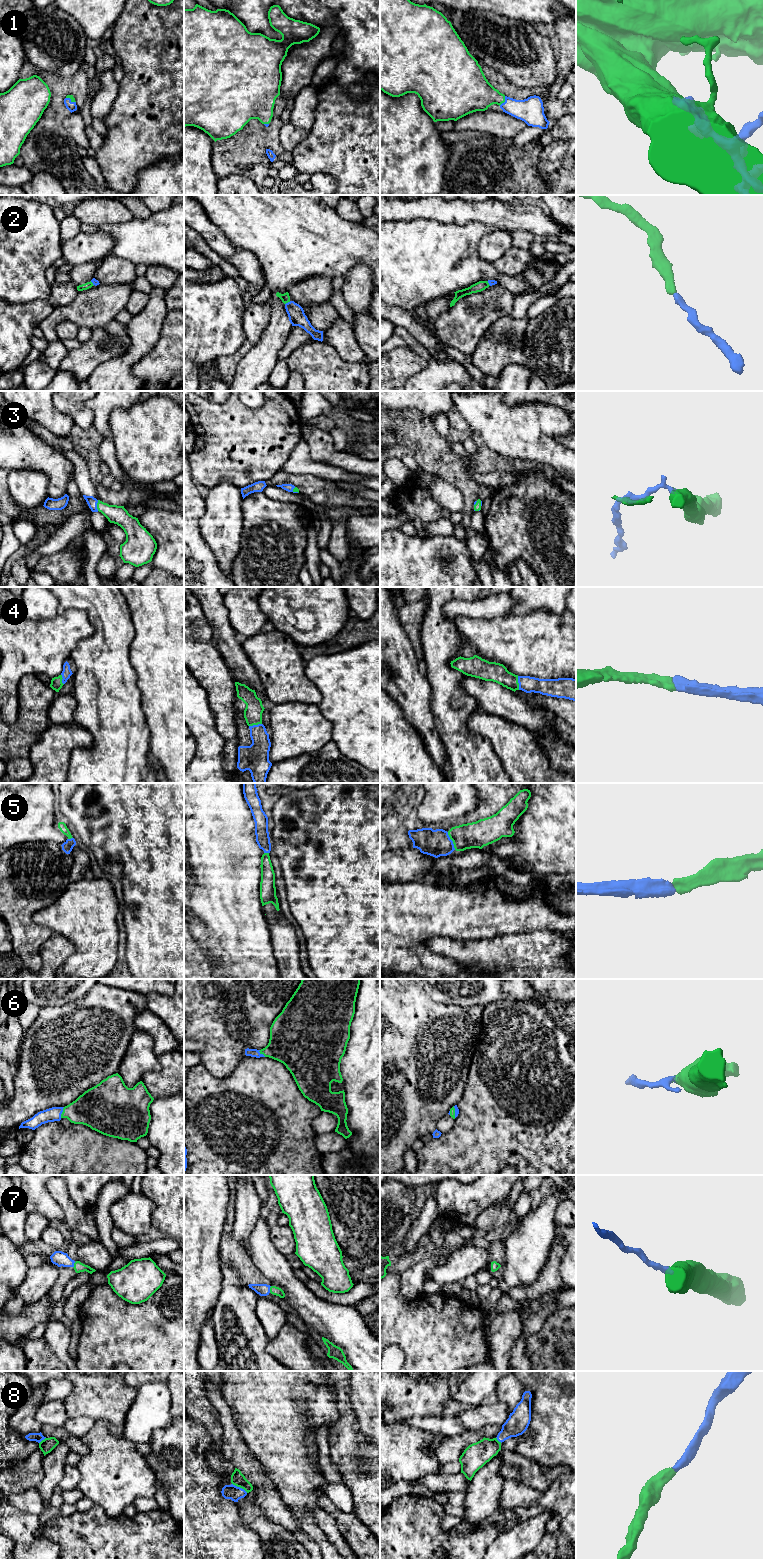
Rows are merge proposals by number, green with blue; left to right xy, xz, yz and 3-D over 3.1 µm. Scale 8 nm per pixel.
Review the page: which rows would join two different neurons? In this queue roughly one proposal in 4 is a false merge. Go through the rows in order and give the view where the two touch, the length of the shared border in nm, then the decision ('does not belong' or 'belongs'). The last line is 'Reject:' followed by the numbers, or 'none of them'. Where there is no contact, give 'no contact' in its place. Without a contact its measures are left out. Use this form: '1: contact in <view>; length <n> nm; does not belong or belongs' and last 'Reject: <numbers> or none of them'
1: contact in yz; length 90 nm; belongs
2: contact in xz; length 50 nm; belongs
3: contact in xy; length 90 nm; belongs
4: contact in yz; length 110 nm; belongs
5: contact in yz; length 160 nm; belongs
6: contact in xy; length 90 nm; belongs
7: contact in xz; length 60 nm; belongs
8: contact in xz; length 150 nm; belongs
Reject: none of them

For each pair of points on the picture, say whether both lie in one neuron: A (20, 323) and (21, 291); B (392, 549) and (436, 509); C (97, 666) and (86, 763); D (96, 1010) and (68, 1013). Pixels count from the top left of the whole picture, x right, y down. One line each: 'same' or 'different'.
A: different
B: different
C: same
D: same

